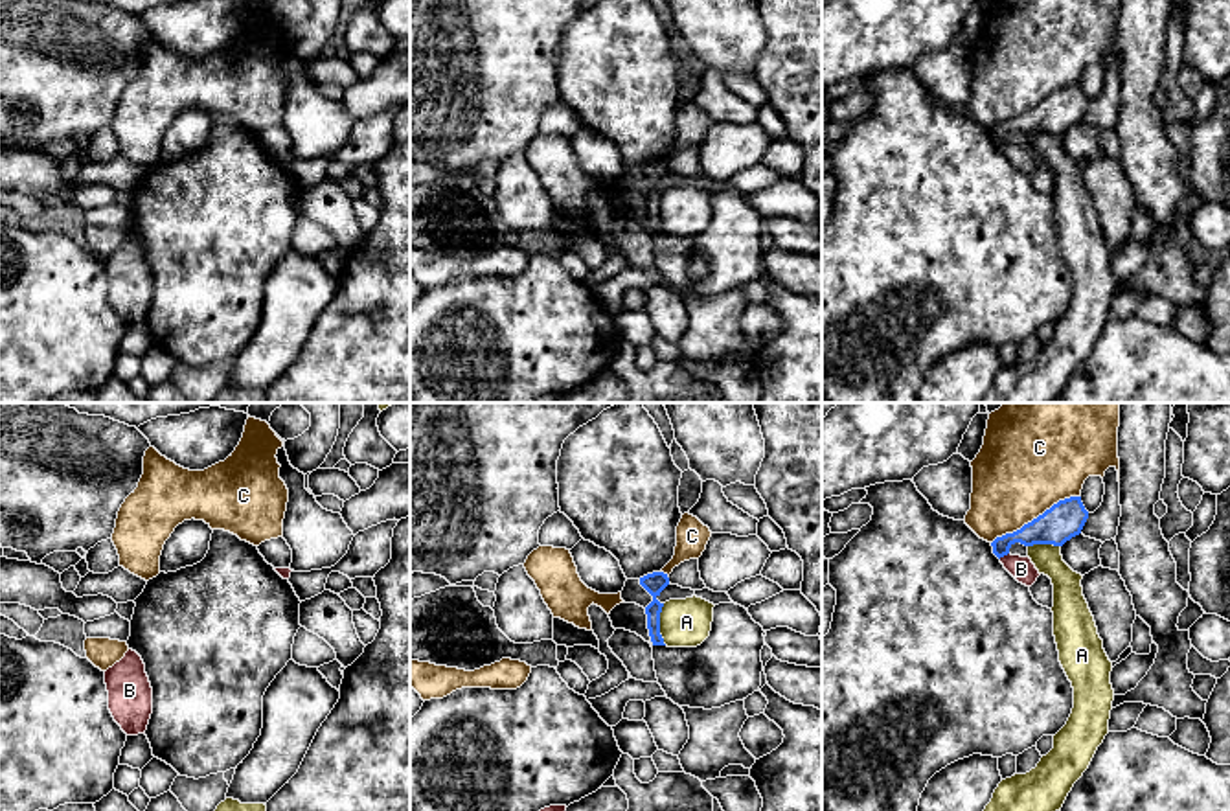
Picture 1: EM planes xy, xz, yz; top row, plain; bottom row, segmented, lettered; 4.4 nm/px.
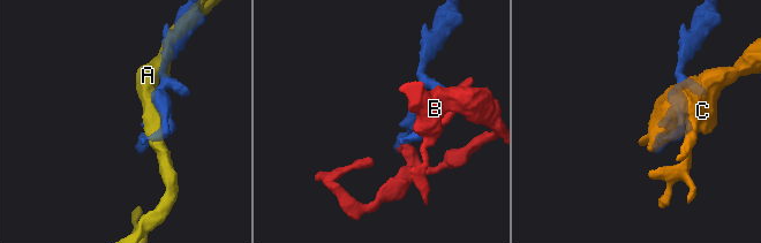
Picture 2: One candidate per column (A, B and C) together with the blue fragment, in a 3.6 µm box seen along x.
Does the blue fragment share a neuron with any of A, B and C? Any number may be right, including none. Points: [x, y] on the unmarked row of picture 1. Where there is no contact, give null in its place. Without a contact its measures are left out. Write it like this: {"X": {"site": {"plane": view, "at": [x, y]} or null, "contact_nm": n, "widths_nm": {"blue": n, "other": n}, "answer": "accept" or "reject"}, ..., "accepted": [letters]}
{"A": {"site": {"plane": "xz", "at": [659, 212]}, "contact_nm": 180, "widths_nm": {"blue": 90, "other": 200}, "answer": "reject"}, "B": {"site": {"plane": "yz", "at": [1002, 144]}, "contact_nm": 50, "widths_nm": {"blue": 140, "other": 100}, "answer": "reject"}, "C": {"site": {"plane": "yz", "at": [1034, 107]}, "contact_nm": 440, "widths_nm": {"blue": 160, "other": 440}, "answer": "reject"}, "accepted": []}

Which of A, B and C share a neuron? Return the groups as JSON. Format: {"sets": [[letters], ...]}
{"sets": [["A"], ["B"], ["C"]]}

